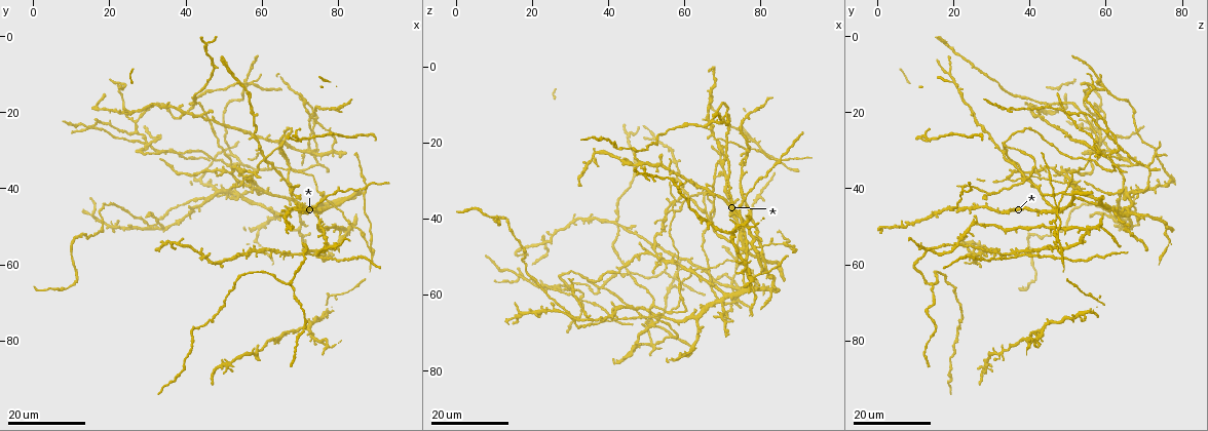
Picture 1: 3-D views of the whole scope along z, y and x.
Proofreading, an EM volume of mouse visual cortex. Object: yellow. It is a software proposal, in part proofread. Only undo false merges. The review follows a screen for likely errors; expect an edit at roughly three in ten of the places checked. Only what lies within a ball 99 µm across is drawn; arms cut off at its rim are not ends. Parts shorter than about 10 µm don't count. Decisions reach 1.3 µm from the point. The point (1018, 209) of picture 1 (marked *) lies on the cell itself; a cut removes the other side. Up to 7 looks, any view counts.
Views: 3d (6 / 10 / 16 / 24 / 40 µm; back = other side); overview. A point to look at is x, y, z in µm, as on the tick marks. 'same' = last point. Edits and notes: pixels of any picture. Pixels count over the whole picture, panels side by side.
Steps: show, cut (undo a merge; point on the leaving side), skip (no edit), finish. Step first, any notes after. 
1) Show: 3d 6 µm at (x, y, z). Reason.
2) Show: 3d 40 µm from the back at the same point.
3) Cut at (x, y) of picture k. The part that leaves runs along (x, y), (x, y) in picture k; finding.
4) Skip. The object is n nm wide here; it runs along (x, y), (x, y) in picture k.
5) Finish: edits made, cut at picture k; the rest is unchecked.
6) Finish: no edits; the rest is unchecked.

Show: 3d 16 µm at (66.5, 37.0, 39.5).

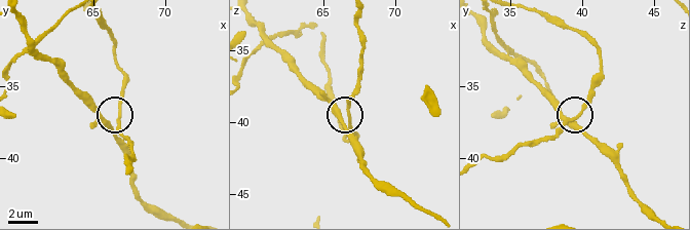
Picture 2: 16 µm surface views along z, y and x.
Show: 3d 6 µm at (66.8, 37.2, 39.2). Closer look.

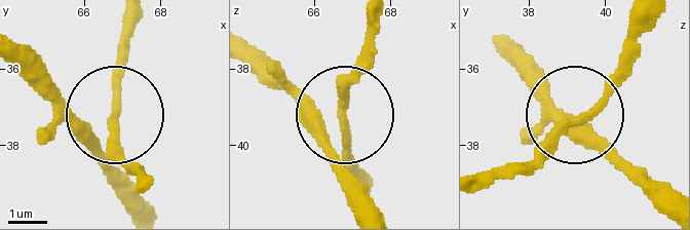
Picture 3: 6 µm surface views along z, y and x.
Show: 3d 6 µm from the back at (66.80, 37.35, 39.25).

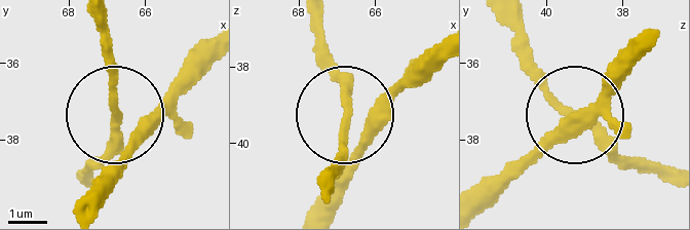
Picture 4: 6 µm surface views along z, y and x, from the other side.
Skip. It runs along (314, 204), (360, 136), (328, 50) in picture 4; continuous, no second cell.

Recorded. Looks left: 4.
Show: 3d 24 µm at (68.5, 46.0, 19.0). Three arms meet.

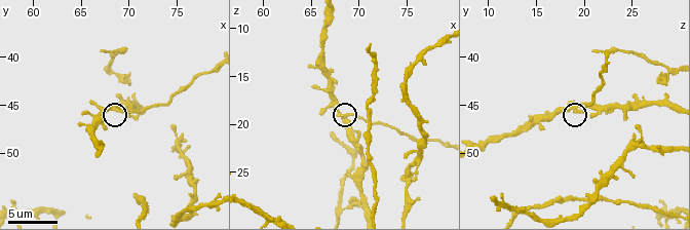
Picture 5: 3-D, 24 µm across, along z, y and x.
Show: 3d 6 µm at (68.4, 45.4, 19.0).

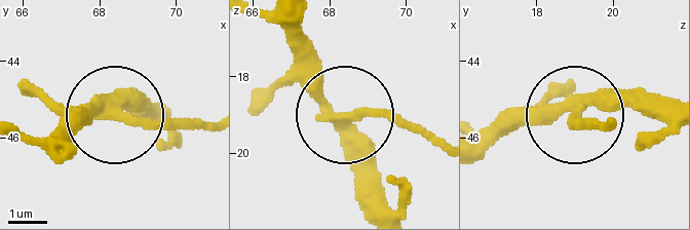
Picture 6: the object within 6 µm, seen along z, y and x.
Cut at (164, 118) of picture 6. The side arm is 24 µm long; the part that leaves runs along (106, 116), (211, 122) in picture 6; a second cell is stuck on.

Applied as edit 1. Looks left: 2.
Show: 3d 16 µm at (65.5, 29.5, 33.5). Three-way junction.

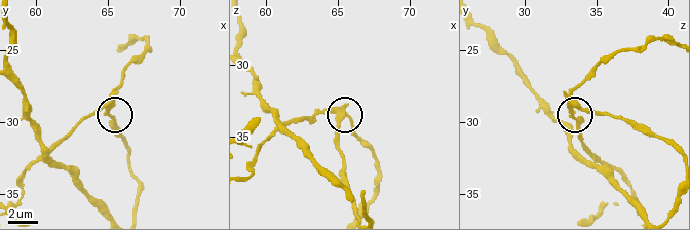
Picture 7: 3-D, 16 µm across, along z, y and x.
Show: 3d 10 µm at (65.0, 28.8, 33.8).

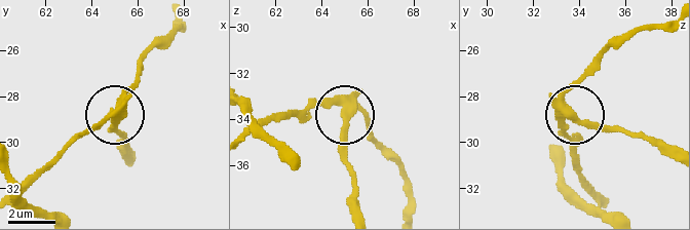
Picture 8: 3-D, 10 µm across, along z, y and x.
Cut at (93, 127) of picture 8. 3 arms meet here; the part that leaves runs along (119, 109), (21, 180) in picture 8; two cells meet here.

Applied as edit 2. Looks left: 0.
Finish: edits made, cut at picture 6, cut at picture 8; the rest is unchecked.

